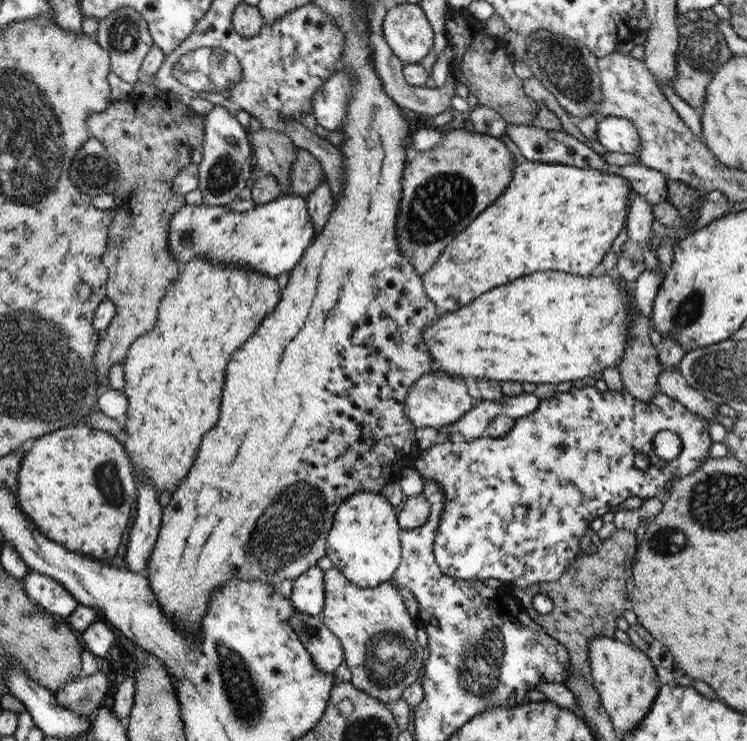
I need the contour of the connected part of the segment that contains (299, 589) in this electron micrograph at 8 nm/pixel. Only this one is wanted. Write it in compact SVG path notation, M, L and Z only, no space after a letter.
M318 566L308 568L293 580L290 600L294 608L312 616L320 616L325 603L324 574Z

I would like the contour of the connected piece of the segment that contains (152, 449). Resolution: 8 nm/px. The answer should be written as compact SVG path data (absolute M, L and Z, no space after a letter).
M194 255L166 290L158 307L154 328L145 332L129 348L127 358L123 361L123 390L128 401L128 412L123 422L124 432L128 434L126 449L134 461L134 471L138 471L138 475L144 473L158 494L163 490L172 493L176 491L192 468L204 435L214 429L218 422L227 366L232 353L254 335L266 313L274 311L280 298L281 289L276 277Z

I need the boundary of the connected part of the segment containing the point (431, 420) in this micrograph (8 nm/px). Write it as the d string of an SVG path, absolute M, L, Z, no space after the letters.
M433 370L420 376L406 394L406 415L414 423L415 429L422 427L440 428L446 424L458 422L476 403L468 391L468 386L462 377L450 377L444 371Z

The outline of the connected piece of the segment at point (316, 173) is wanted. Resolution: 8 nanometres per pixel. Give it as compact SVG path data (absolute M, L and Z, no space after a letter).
M298 148L295 162L291 165L287 185L292 194L308 200L309 193L323 182L323 178L324 174L318 160L315 160L315 157L306 149Z

